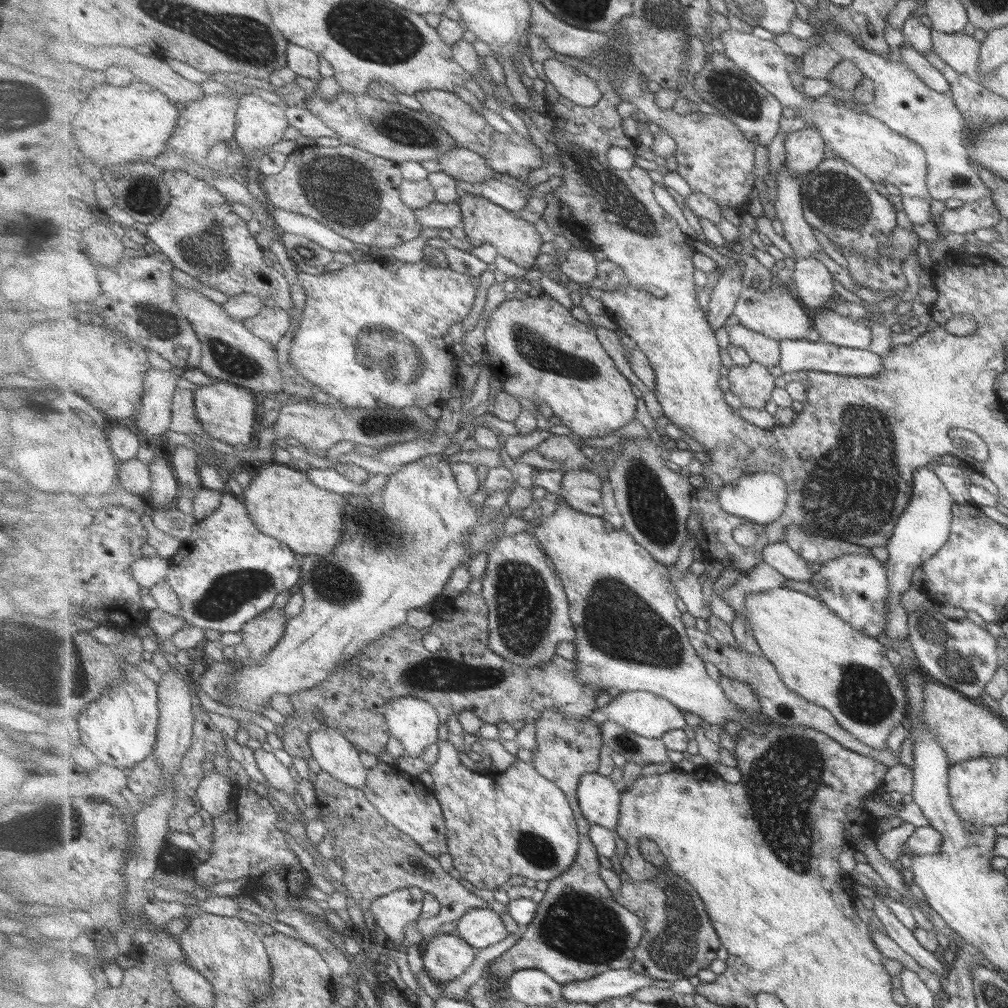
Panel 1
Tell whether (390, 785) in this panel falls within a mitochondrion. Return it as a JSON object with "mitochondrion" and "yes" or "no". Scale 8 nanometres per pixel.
{"mitochondrion":"no"}

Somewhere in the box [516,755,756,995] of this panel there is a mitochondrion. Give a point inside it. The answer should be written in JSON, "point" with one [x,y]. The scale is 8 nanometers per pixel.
{"point":[582,926]}

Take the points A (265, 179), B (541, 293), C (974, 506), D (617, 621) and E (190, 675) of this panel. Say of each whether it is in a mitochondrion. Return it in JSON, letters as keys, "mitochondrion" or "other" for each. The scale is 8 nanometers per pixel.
{"A":"other","B":"other","C":"other","D":"mitochondrion","E":"other"}

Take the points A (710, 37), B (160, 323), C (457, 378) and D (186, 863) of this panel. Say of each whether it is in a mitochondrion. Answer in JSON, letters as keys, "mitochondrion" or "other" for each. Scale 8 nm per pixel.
{"A":"other","B":"mitochondrion","C":"other","D":"other"}

